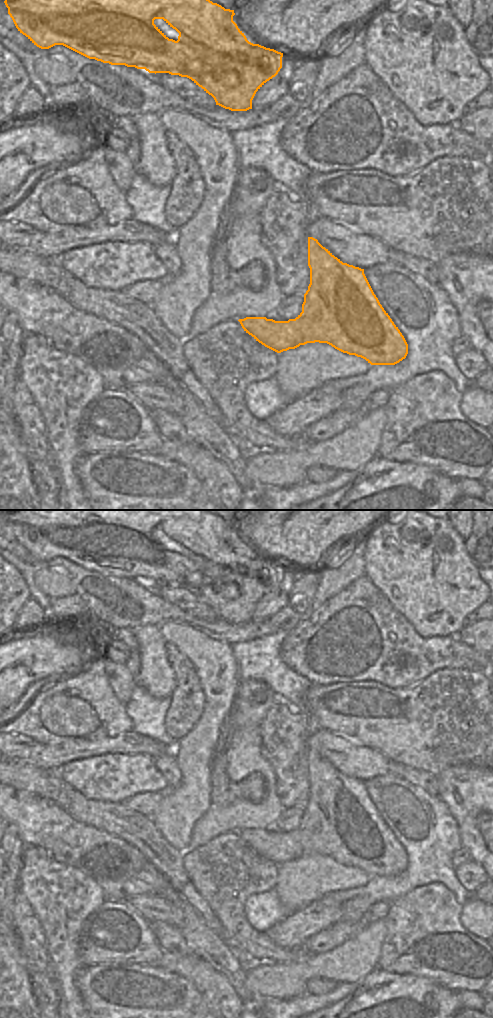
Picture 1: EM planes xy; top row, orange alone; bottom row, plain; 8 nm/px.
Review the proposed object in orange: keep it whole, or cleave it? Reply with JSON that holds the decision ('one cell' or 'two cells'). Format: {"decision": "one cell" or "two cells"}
{"decision": "two cells"}

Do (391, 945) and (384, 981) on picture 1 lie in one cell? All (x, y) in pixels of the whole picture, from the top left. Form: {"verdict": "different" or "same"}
{"verdict": "different"}

